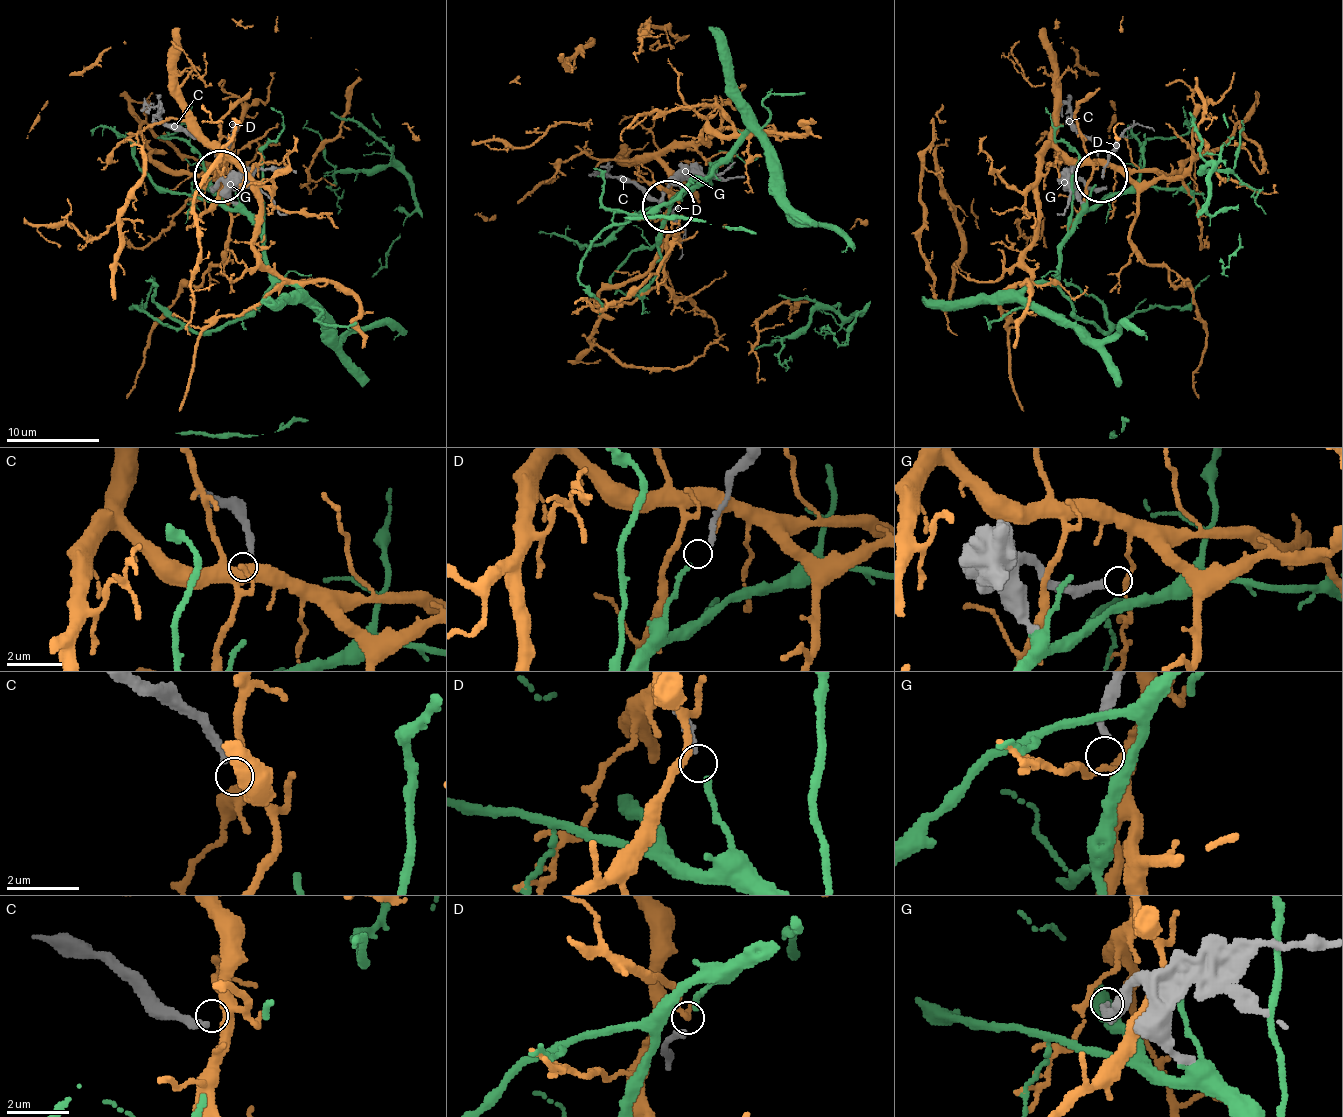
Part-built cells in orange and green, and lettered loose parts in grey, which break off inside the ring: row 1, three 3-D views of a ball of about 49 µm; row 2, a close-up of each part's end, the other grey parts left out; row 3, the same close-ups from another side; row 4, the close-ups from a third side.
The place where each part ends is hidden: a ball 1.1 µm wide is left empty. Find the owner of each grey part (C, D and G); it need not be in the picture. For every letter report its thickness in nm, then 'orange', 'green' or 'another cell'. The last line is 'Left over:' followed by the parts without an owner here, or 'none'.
C: calibre 200 nm; another cell
D: calibre 200 nm; green
G: calibre 200 nm; another cell
Left over: C, G

